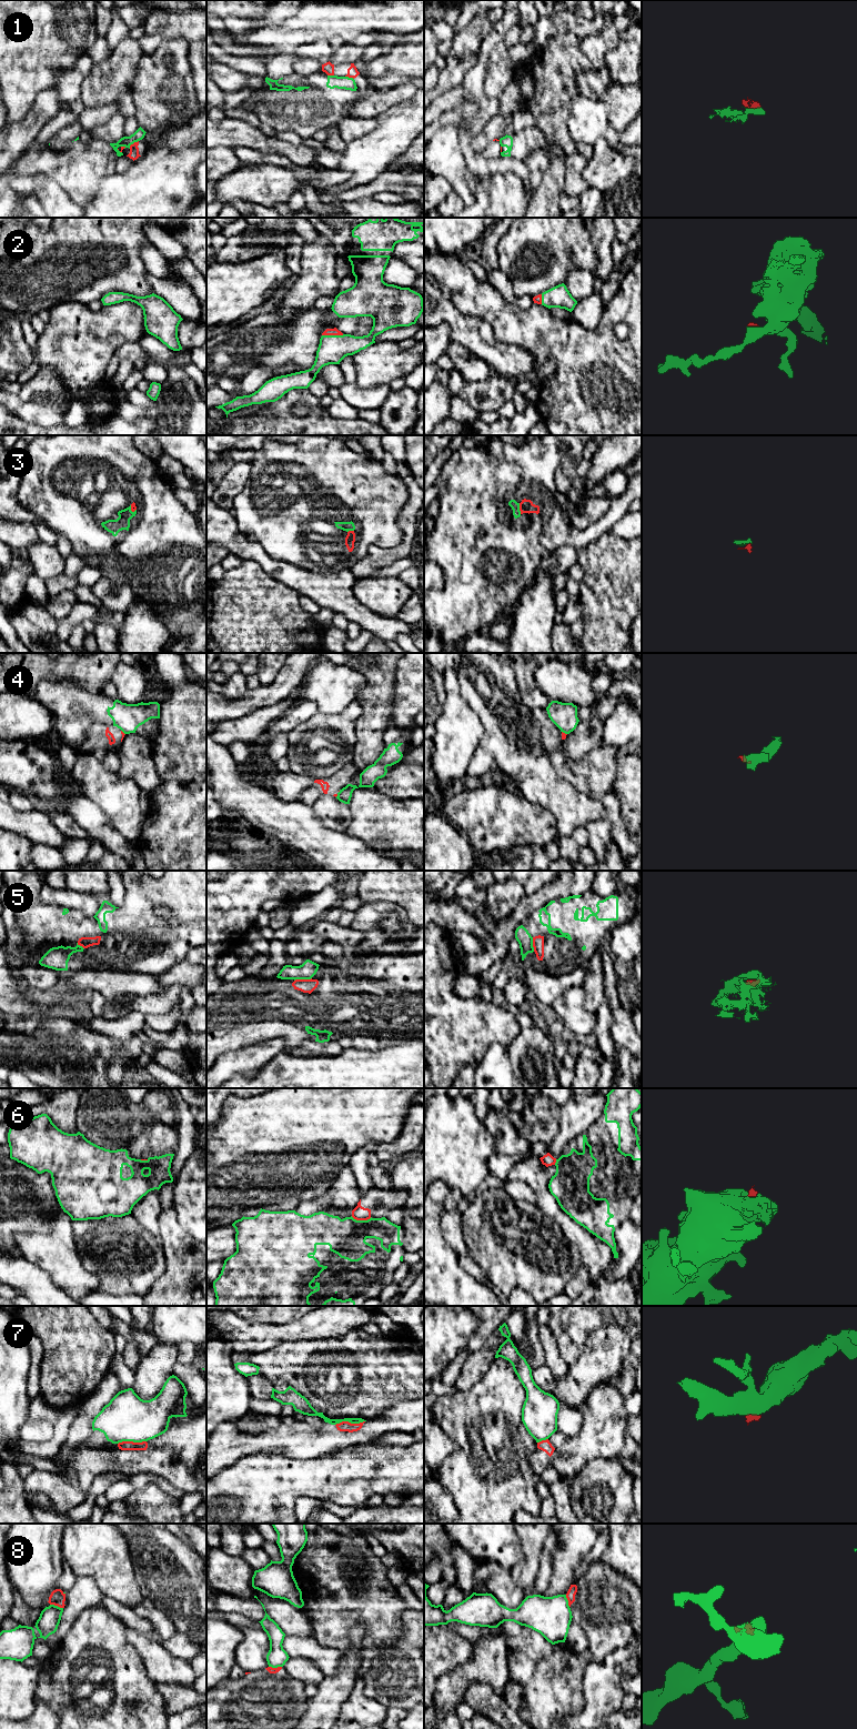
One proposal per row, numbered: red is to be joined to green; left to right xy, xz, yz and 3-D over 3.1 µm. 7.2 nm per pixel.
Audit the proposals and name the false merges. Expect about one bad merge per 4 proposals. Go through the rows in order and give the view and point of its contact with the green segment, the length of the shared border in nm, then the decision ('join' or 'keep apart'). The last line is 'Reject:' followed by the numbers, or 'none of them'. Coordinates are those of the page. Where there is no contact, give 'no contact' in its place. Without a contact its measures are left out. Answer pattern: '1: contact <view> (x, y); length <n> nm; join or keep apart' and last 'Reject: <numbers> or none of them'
1: contact xy (132, 143); length 90 nm; keep apart
2: contact xz (332, 335); length 160 nm; join
3: contact yz (518, 509); length 80 nm; join
4: contact yz (564, 732); length 50 nm; keep apart
5: contact xz (302, 978); length 130 nm; join
6: contact xz (361, 1220); length 150 nm; keep apart
7: contact xz (350, 1421); length 220 nm; keep apart
8: contact xy (57, 1606); length 100 nm; keep apart
Reject: 1, 4, 6, 7, 8

